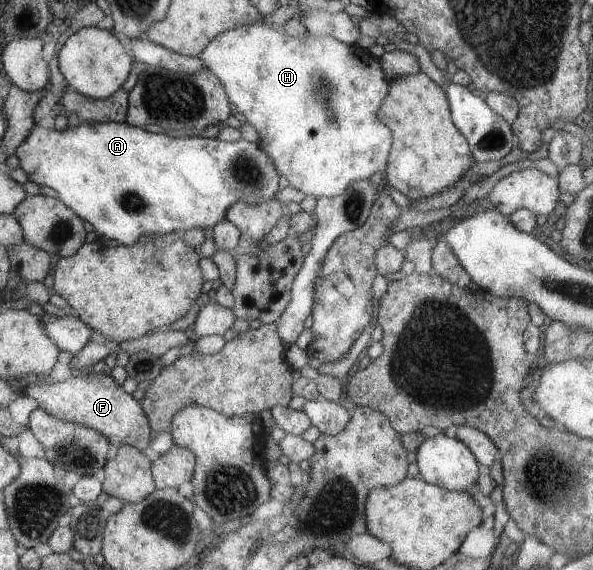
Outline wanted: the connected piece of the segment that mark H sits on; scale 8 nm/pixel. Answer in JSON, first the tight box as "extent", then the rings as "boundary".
{"extent":[197,21,392,198],"boundary":[[[261,21],[256,24],[233,28],[213,37],[213,40],[197,58],[203,62],[207,70],[220,78],[229,96],[229,101],[232,101],[235,112],[241,113],[245,117],[245,121],[255,128],[258,135],[256,143],[261,145],[261,149],[272,158],[277,171],[285,177],[288,185],[301,191],[303,195],[310,195],[314,198],[332,198],[343,192],[353,180],[369,179],[369,176],[377,171],[383,175],[388,161],[388,153],[391,151],[392,130],[379,120],[378,110],[388,95],[389,85],[384,78],[384,72],[378,58],[371,56],[367,50],[361,49],[356,43],[349,45],[329,36],[314,38],[305,35],[296,38],[287,35],[281,27],[274,27],[269,21],[265,23]]]}

